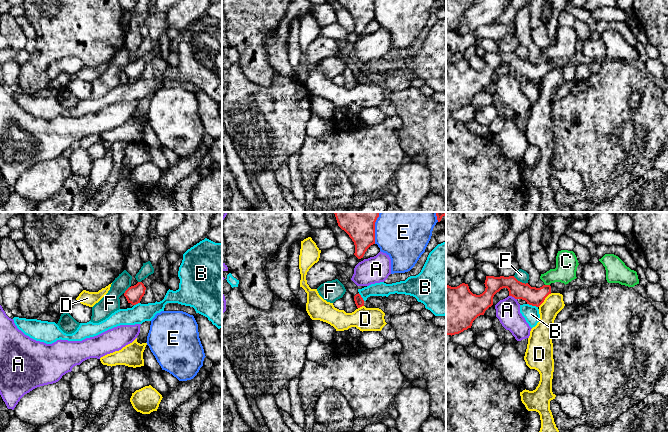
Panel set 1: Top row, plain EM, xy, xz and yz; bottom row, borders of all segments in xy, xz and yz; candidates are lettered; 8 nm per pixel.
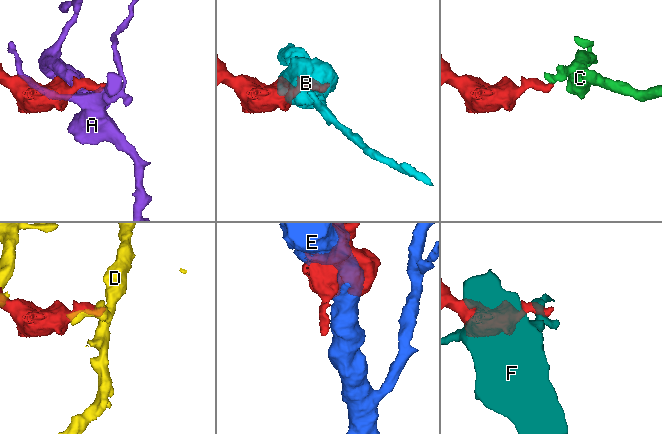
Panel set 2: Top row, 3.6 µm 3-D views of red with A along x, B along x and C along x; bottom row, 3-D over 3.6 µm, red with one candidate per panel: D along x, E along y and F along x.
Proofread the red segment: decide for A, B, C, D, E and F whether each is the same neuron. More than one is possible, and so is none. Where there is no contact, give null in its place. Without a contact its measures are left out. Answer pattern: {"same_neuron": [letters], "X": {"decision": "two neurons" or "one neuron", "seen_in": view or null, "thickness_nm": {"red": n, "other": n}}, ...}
{"same_neuron": [], "A": {"decision": "two neurons", "seen_in": "yz", "thickness_nm": {"red": 150, "other": 190}}, "B": {"decision": "two neurons", "seen_in": "yz", "thickness_nm": {"red": 150, "other": 130}}, "C": {"decision": "two neurons", "seen_in": "yz", "thickness_nm": {"red": 150, "other": 180}}, "D": {"decision": "two neurons", "seen_in": "yz", "thickness_nm": {"red": 150, "other": 160}}, "E": {"decision": "two neurons", "seen_in": "xz", "thickness_nm": {"red": 340, "other": 460}}, "F": {"decision": "two neurons", "seen_in": "yz", "thickness_nm": {"red": 150, "other": 90}}}

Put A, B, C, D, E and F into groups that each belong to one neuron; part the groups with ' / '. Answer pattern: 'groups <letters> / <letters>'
groups A / B / C / D / E / F

